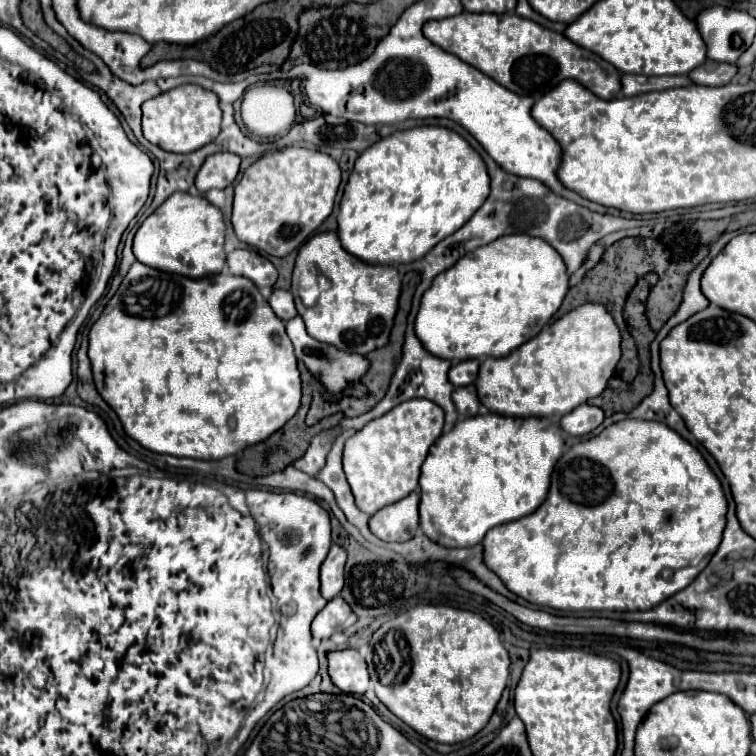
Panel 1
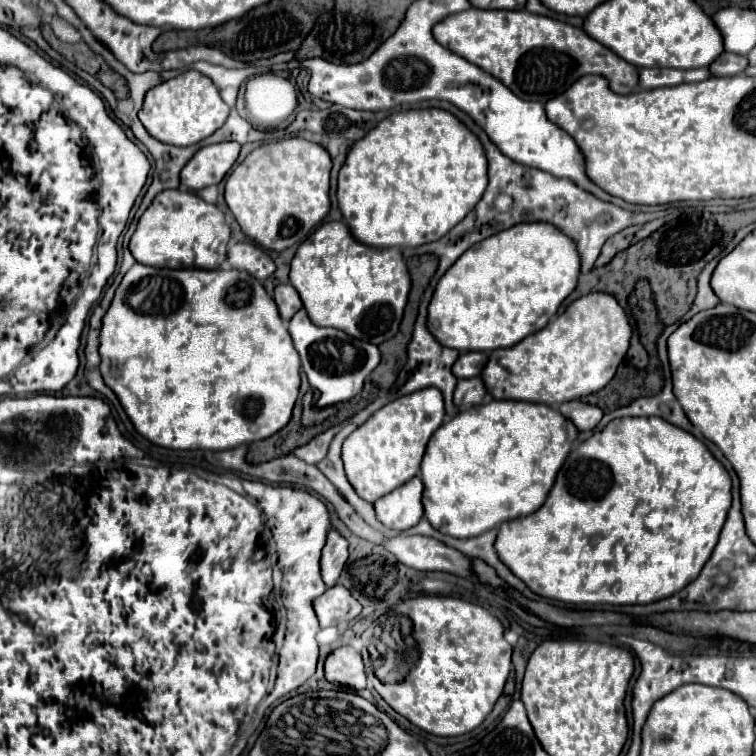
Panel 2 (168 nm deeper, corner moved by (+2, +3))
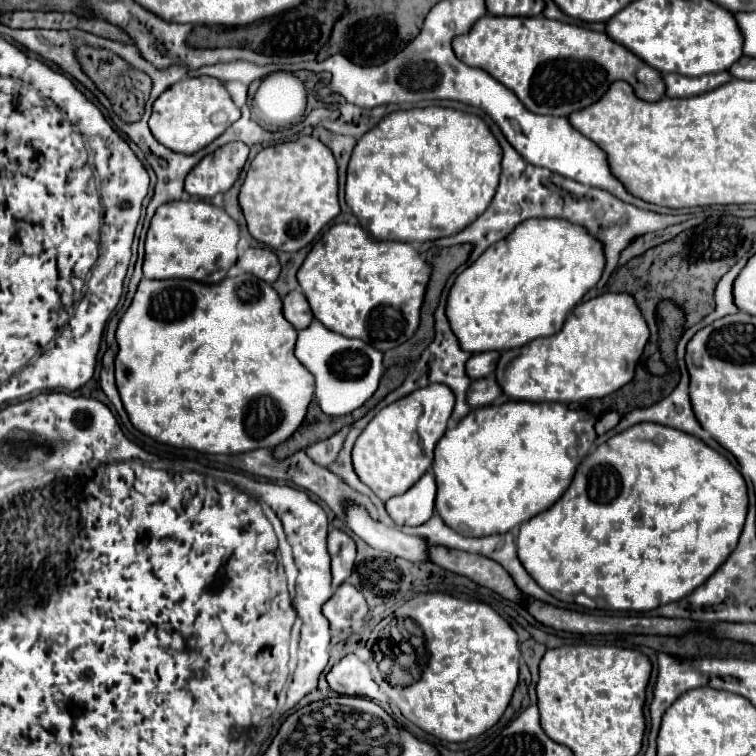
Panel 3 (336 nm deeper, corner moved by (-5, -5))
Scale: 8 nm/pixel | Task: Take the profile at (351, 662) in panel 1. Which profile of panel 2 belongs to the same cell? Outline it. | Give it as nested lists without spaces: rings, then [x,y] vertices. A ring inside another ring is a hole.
[[[342,646],[336,648],[328,658],[324,666],[324,676],[328,682],[362,690],[366,688],[366,672],[364,672],[364,662],[360,652],[356,652],[352,646]]]

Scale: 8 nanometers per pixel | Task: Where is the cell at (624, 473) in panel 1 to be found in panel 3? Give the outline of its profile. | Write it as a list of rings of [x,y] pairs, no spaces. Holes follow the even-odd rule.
[[[637,424],[587,454],[571,486],[549,510],[523,522],[517,556],[523,568],[565,604],[591,610],[649,612],[701,586],[735,550],[747,514],[747,486],[737,468],[699,438],[663,424]]]

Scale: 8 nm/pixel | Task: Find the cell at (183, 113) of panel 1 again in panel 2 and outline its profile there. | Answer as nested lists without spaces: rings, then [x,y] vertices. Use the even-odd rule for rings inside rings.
[[[186,70],[176,78],[164,80],[158,86],[150,88],[144,98],[142,110],[138,112],[138,118],[156,140],[162,140],[166,144],[190,146],[214,134],[226,122],[228,112],[230,108],[220,98],[214,82],[208,76],[202,76],[200,72]]]

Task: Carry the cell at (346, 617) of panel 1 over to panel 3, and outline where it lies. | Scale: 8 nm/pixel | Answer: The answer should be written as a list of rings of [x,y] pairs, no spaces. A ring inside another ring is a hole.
[[[349,582],[341,584],[337,592],[323,606],[323,616],[329,620],[333,630],[345,630],[351,624],[363,620],[367,614],[367,602],[363,594]]]

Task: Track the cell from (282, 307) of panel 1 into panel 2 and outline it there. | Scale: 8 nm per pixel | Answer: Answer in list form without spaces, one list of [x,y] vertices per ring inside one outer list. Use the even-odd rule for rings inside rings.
[[[278,284],[274,288],[274,302],[278,304],[284,322],[288,322],[302,308],[302,300],[292,284]]]

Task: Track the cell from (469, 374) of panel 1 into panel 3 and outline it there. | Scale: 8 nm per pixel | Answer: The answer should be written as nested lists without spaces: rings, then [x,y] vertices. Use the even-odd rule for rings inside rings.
[[[483,352],[483,354],[473,354],[469,360],[467,360],[467,376],[471,380],[477,380],[477,378],[485,378],[485,376],[491,376],[495,372],[495,366],[497,366],[497,358],[499,358],[499,352]]]

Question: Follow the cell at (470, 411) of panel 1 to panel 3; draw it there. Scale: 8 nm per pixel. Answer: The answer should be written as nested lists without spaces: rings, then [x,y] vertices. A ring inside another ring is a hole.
[[[481,378],[481,380],[473,380],[469,390],[467,390],[467,404],[471,408],[481,408],[481,406],[489,406],[493,404],[495,398],[501,396],[501,388],[497,386],[495,378]]]

